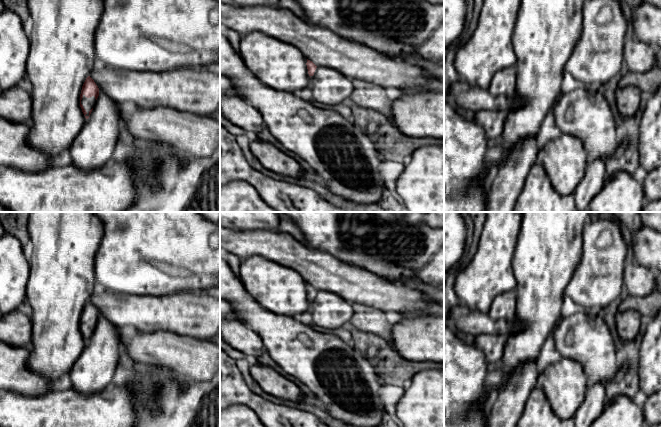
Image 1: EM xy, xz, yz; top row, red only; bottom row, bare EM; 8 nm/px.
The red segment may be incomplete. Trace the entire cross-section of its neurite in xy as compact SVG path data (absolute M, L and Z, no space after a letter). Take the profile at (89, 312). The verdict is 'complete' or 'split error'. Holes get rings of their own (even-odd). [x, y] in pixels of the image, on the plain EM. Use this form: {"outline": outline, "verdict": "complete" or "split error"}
{"outline": "M88 300L82 310L80 331L86 343L89 342L99 320L99 312L94 304Z", "verdict": "split error"}

